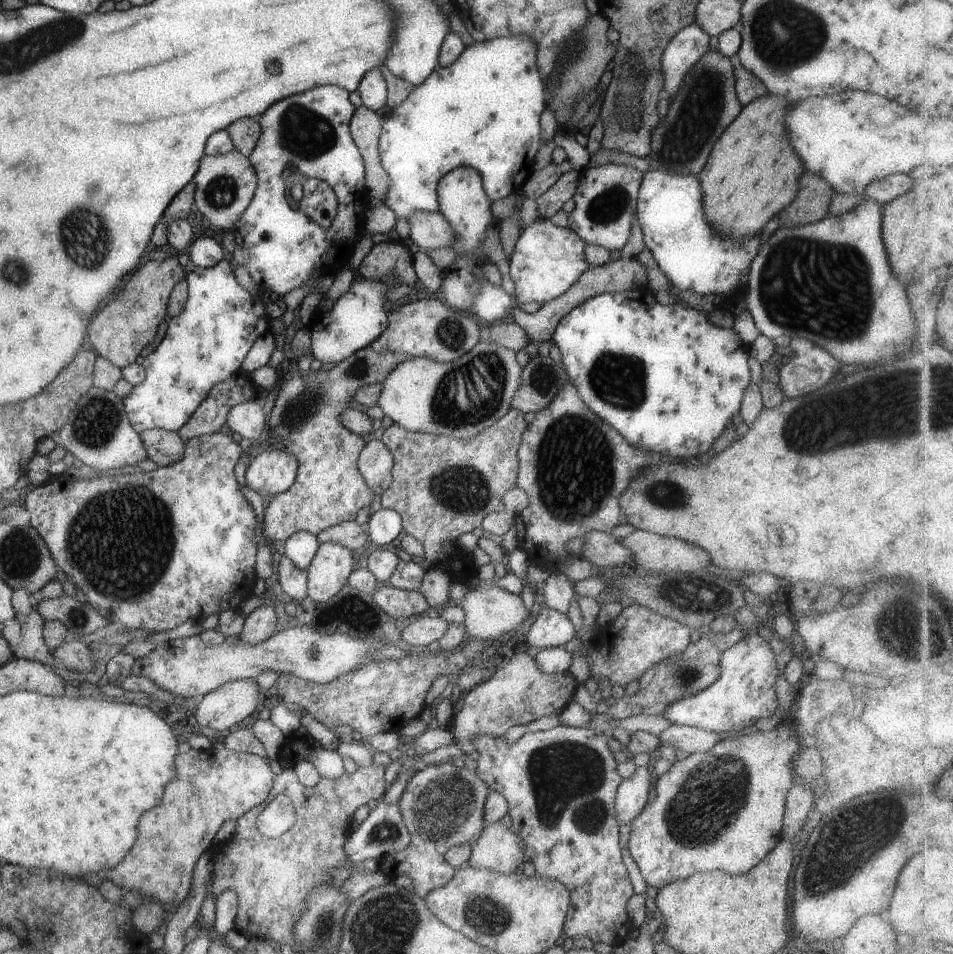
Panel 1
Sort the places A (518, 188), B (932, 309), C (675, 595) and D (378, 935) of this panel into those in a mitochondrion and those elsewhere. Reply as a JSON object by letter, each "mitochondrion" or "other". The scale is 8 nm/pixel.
{"A":"other","B":"other","C":"mitochondrion","D":"mitochondrion"}

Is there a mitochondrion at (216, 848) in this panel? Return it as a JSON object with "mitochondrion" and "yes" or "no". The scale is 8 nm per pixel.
{"mitochondrion":"no"}

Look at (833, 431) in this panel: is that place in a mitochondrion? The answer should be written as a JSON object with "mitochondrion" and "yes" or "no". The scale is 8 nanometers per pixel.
{"mitochondrion":"yes"}

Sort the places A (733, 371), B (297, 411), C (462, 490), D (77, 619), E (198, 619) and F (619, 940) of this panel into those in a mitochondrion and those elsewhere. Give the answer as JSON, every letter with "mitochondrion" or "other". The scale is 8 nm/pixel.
{"A":"other","B":"mitochondrion","C":"mitochondrion","D":"mitochondrion","E":"other","F":"other"}

